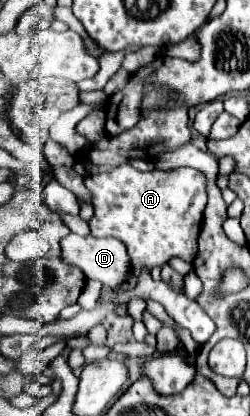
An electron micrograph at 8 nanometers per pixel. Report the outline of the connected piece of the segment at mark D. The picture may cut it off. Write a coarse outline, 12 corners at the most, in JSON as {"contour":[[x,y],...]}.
{"contour":[[69,234],[61,258],[107,288],[129,272],[117,238]]}

